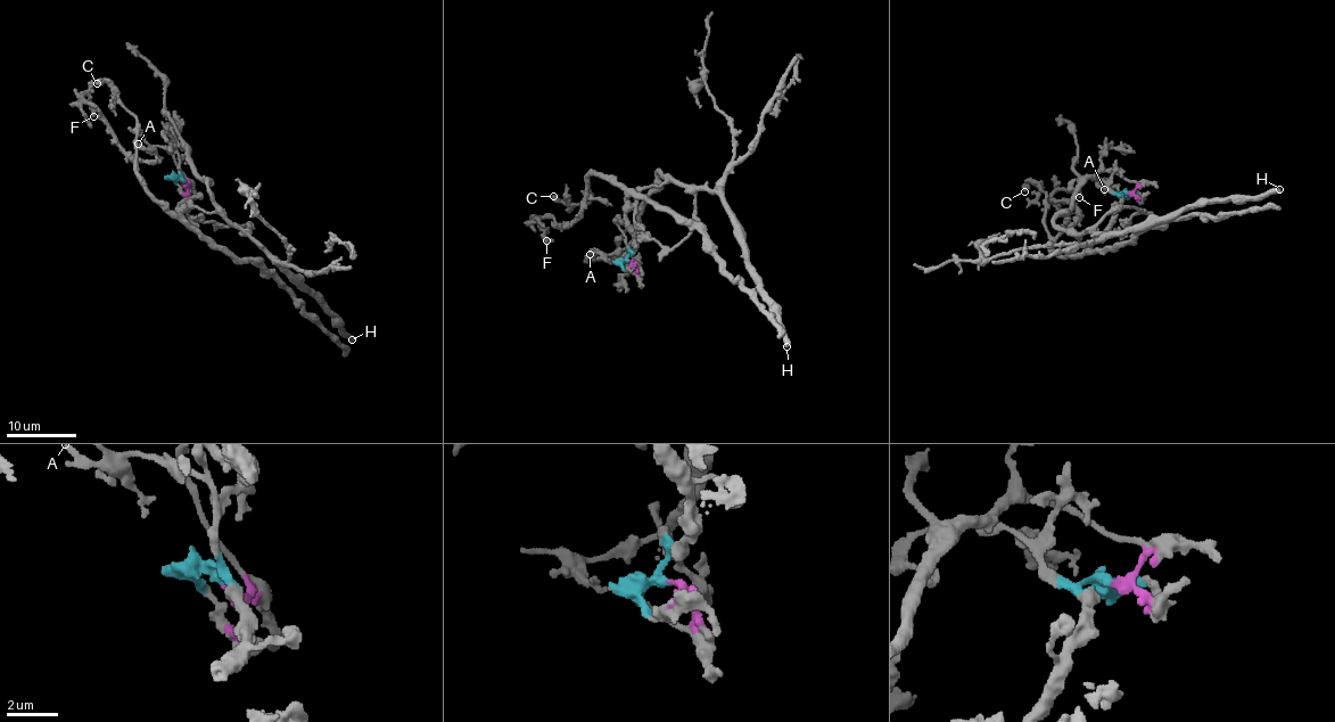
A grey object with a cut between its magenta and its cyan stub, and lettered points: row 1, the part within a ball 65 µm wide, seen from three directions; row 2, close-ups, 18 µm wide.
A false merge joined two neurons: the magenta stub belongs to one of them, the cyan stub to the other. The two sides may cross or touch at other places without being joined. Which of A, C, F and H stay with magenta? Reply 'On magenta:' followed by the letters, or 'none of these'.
On magenta: H

